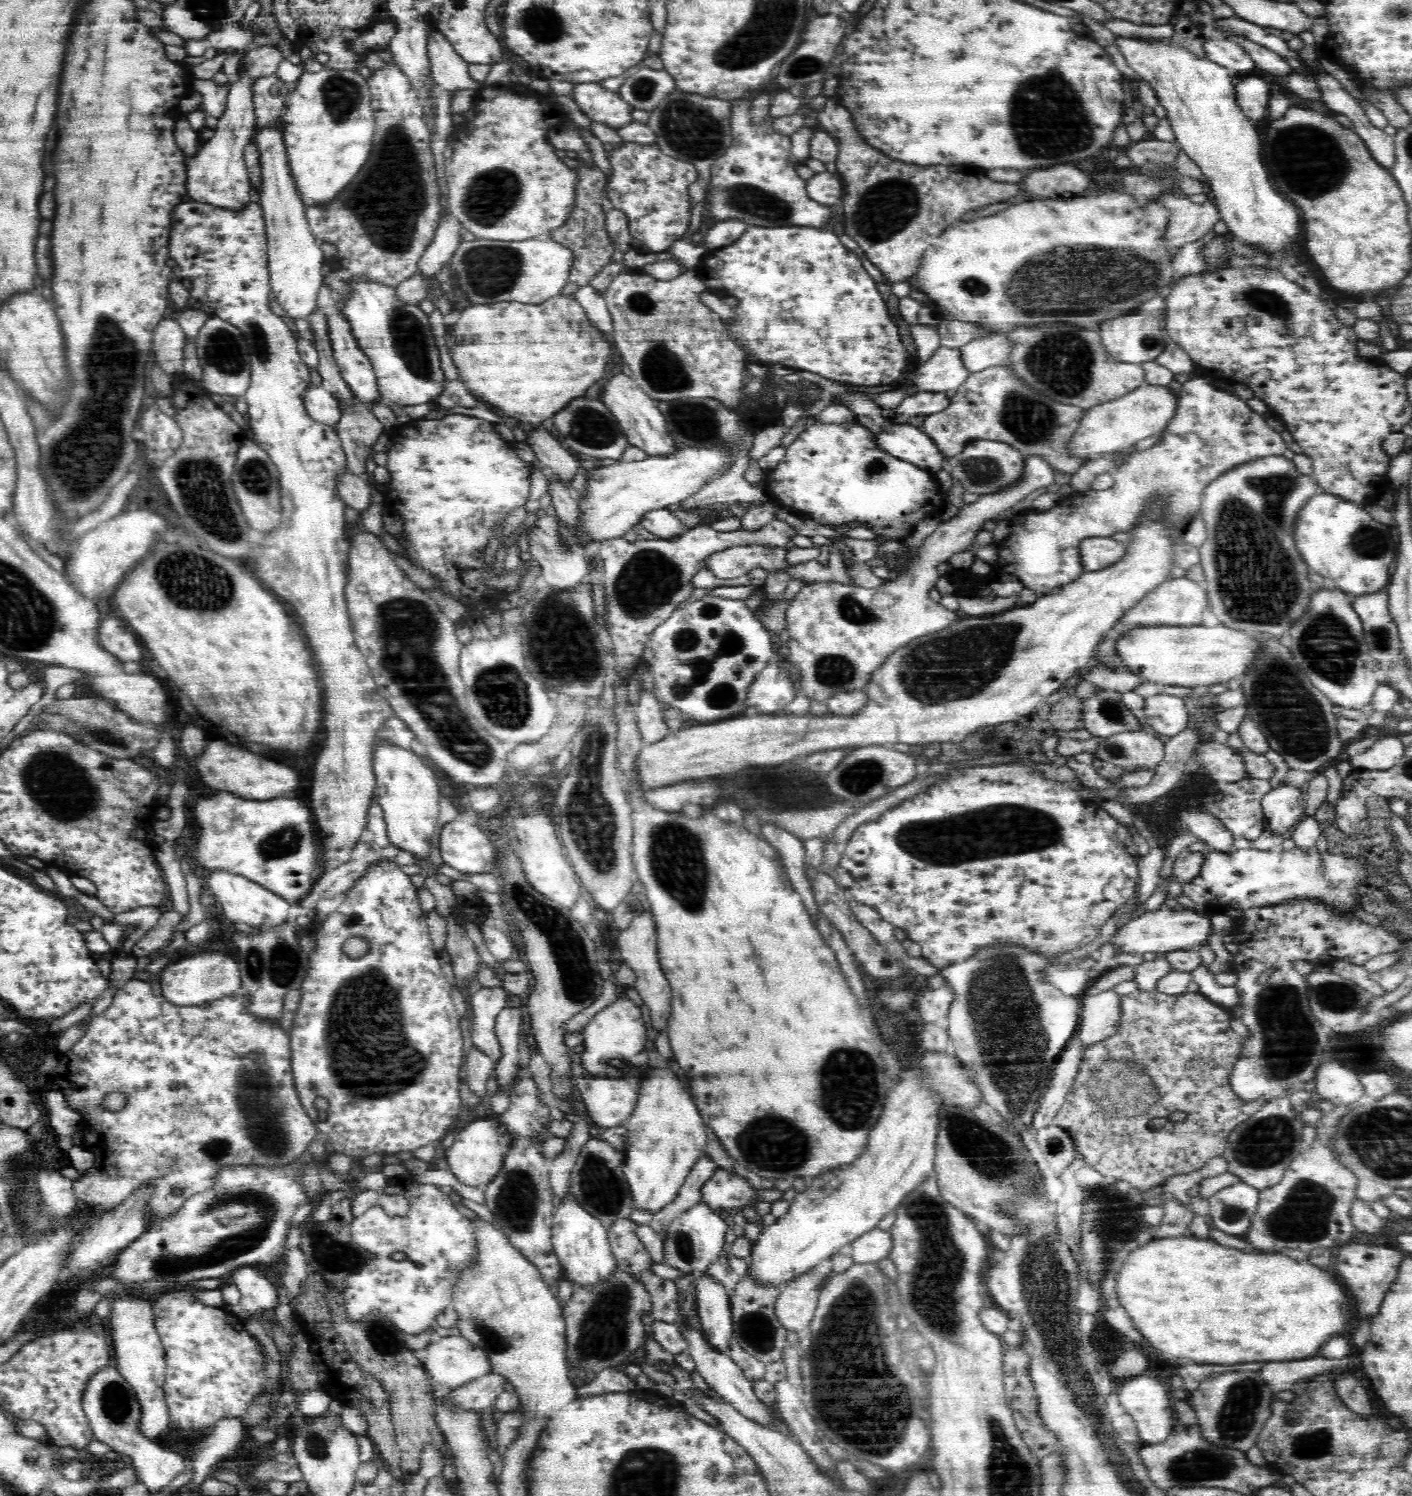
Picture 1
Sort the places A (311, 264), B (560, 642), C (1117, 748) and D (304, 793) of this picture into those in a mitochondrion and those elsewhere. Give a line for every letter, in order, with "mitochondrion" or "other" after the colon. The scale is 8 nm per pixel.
A: other
B: mitochondrion
C: mitochondrion
D: other

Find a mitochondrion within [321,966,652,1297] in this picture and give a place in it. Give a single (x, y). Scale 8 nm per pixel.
(516, 1201)

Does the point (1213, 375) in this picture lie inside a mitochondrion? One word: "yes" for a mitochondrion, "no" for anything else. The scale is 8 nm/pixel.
no

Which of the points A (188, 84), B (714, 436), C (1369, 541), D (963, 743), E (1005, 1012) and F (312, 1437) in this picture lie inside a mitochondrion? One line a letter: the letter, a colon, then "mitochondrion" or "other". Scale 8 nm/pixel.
A: other
B: mitochondrion
C: mitochondrion
D: other
E: mitochondrion
F: mitochondrion

